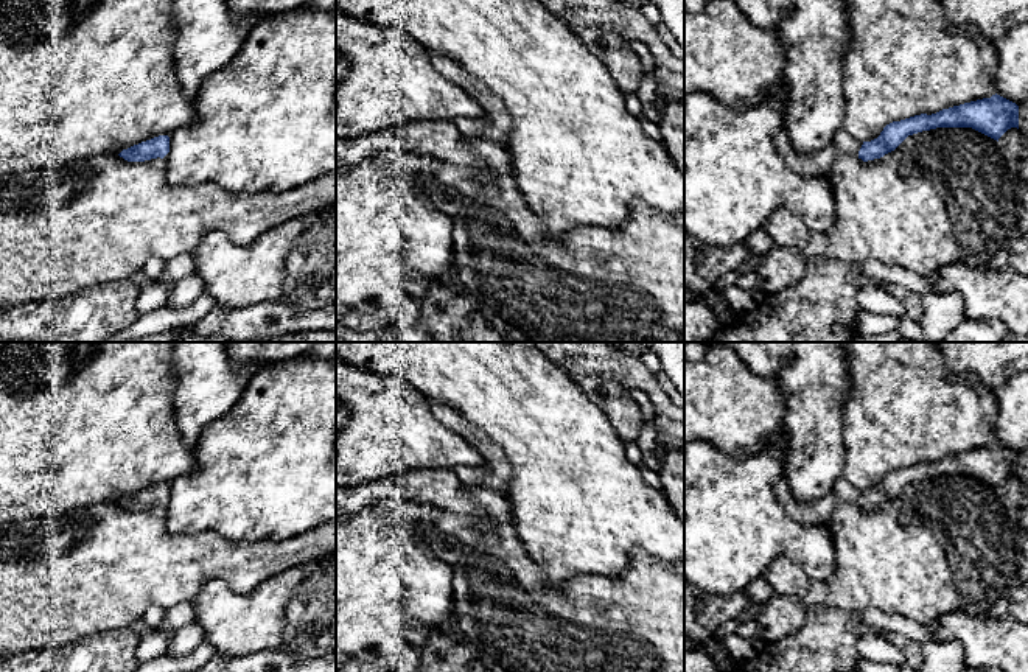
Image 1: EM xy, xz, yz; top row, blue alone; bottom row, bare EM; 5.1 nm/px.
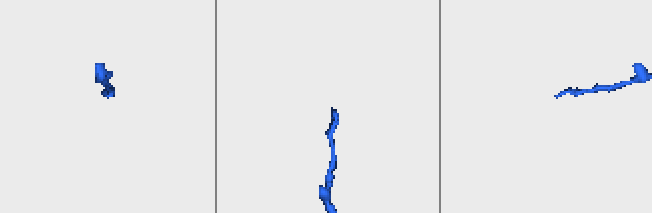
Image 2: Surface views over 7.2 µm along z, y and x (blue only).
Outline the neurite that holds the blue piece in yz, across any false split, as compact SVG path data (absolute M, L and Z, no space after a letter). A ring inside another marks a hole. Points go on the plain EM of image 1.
M995 442L932 464L921 462L893 470L871 490L857 490L840 478L826 496L813 502L801 502L792 496L785 479L779 479L774 484L774 495L793 521L826 523L841 502L855 504L863 510L880 507L894 499L908 484L936 476L972 476L998 490L1008 478L1019 478L1019 454Z

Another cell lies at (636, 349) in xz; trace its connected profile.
M613 342L613 345L628 355L641 358L649 350L649 345L645 342Z

